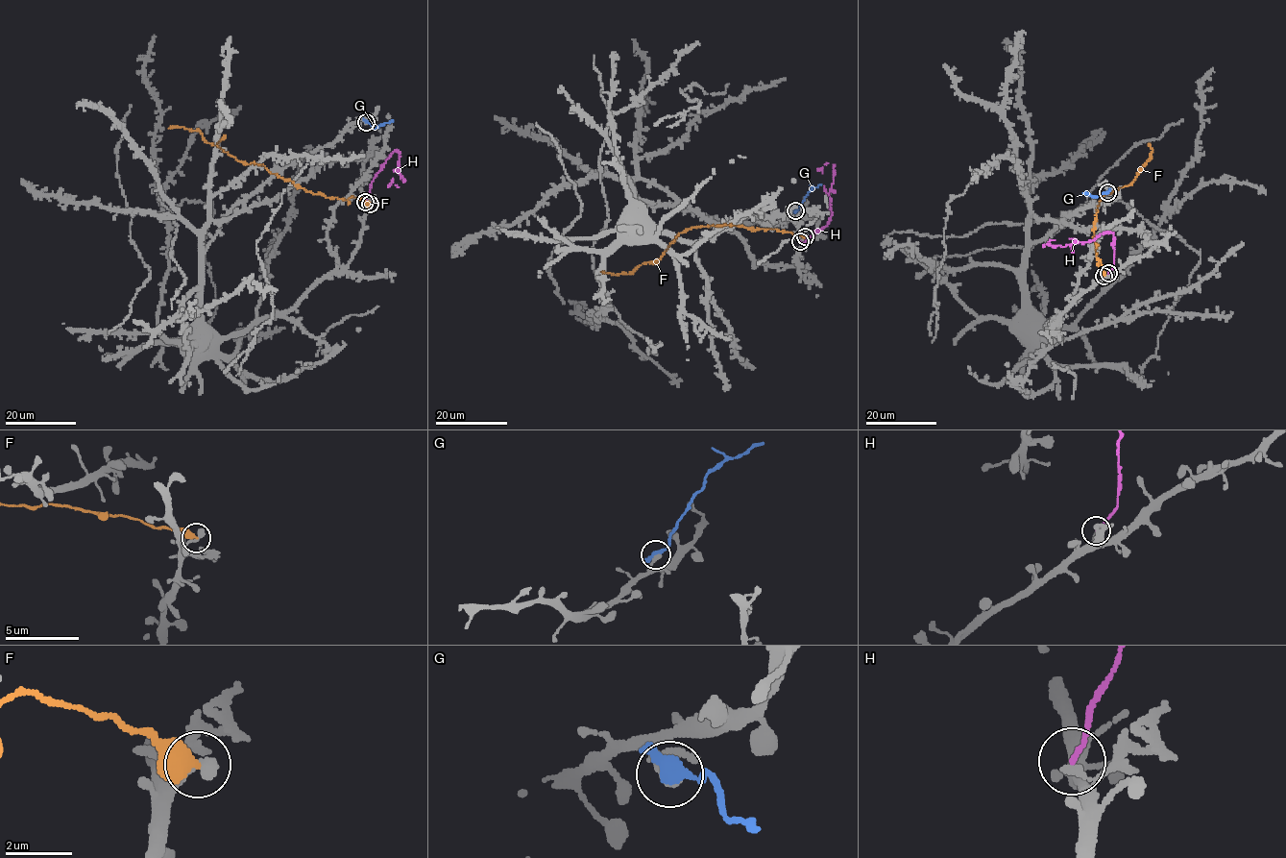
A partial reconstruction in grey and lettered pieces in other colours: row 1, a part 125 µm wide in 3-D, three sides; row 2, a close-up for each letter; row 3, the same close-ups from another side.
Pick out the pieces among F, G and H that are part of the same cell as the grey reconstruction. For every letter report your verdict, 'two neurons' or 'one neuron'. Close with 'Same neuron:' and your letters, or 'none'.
F: two neurons
G: two neurons
H: two neurons
Same neuron: none

